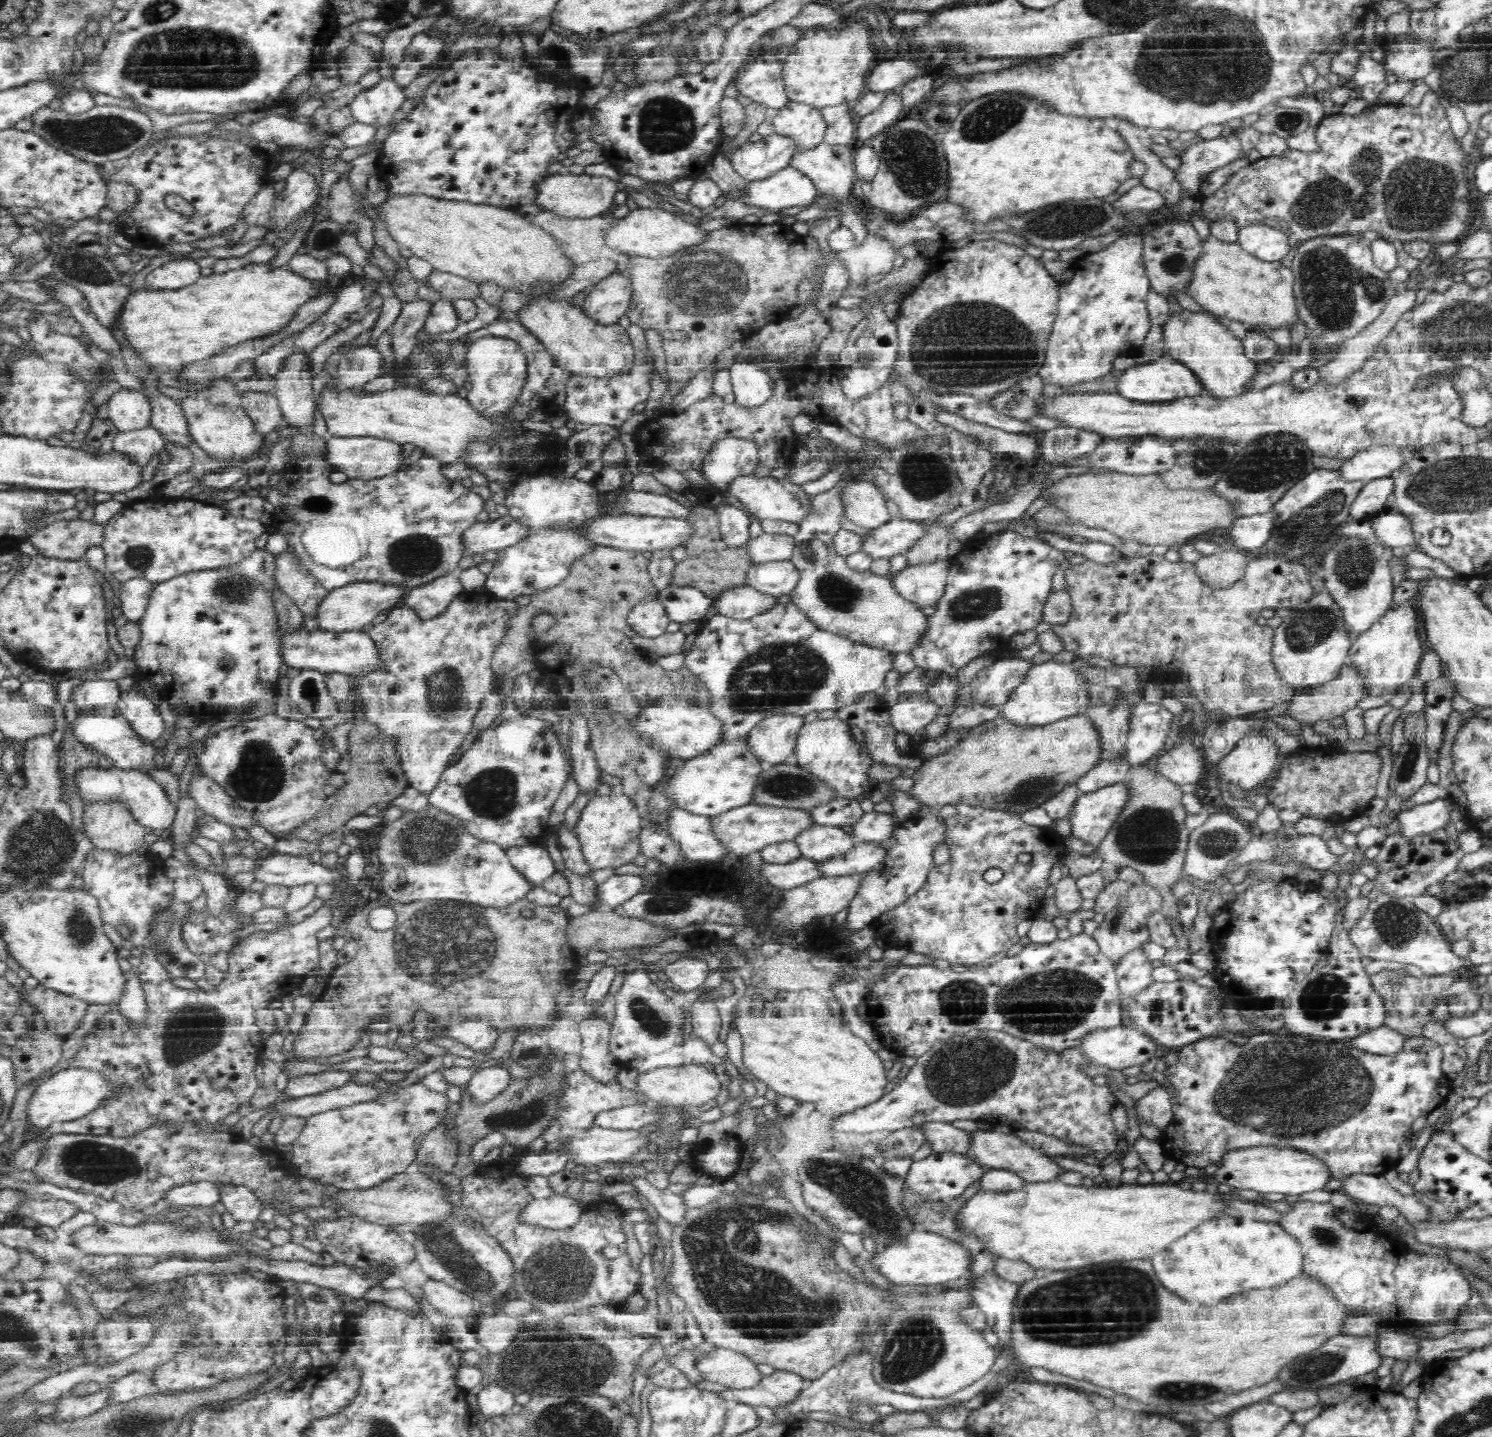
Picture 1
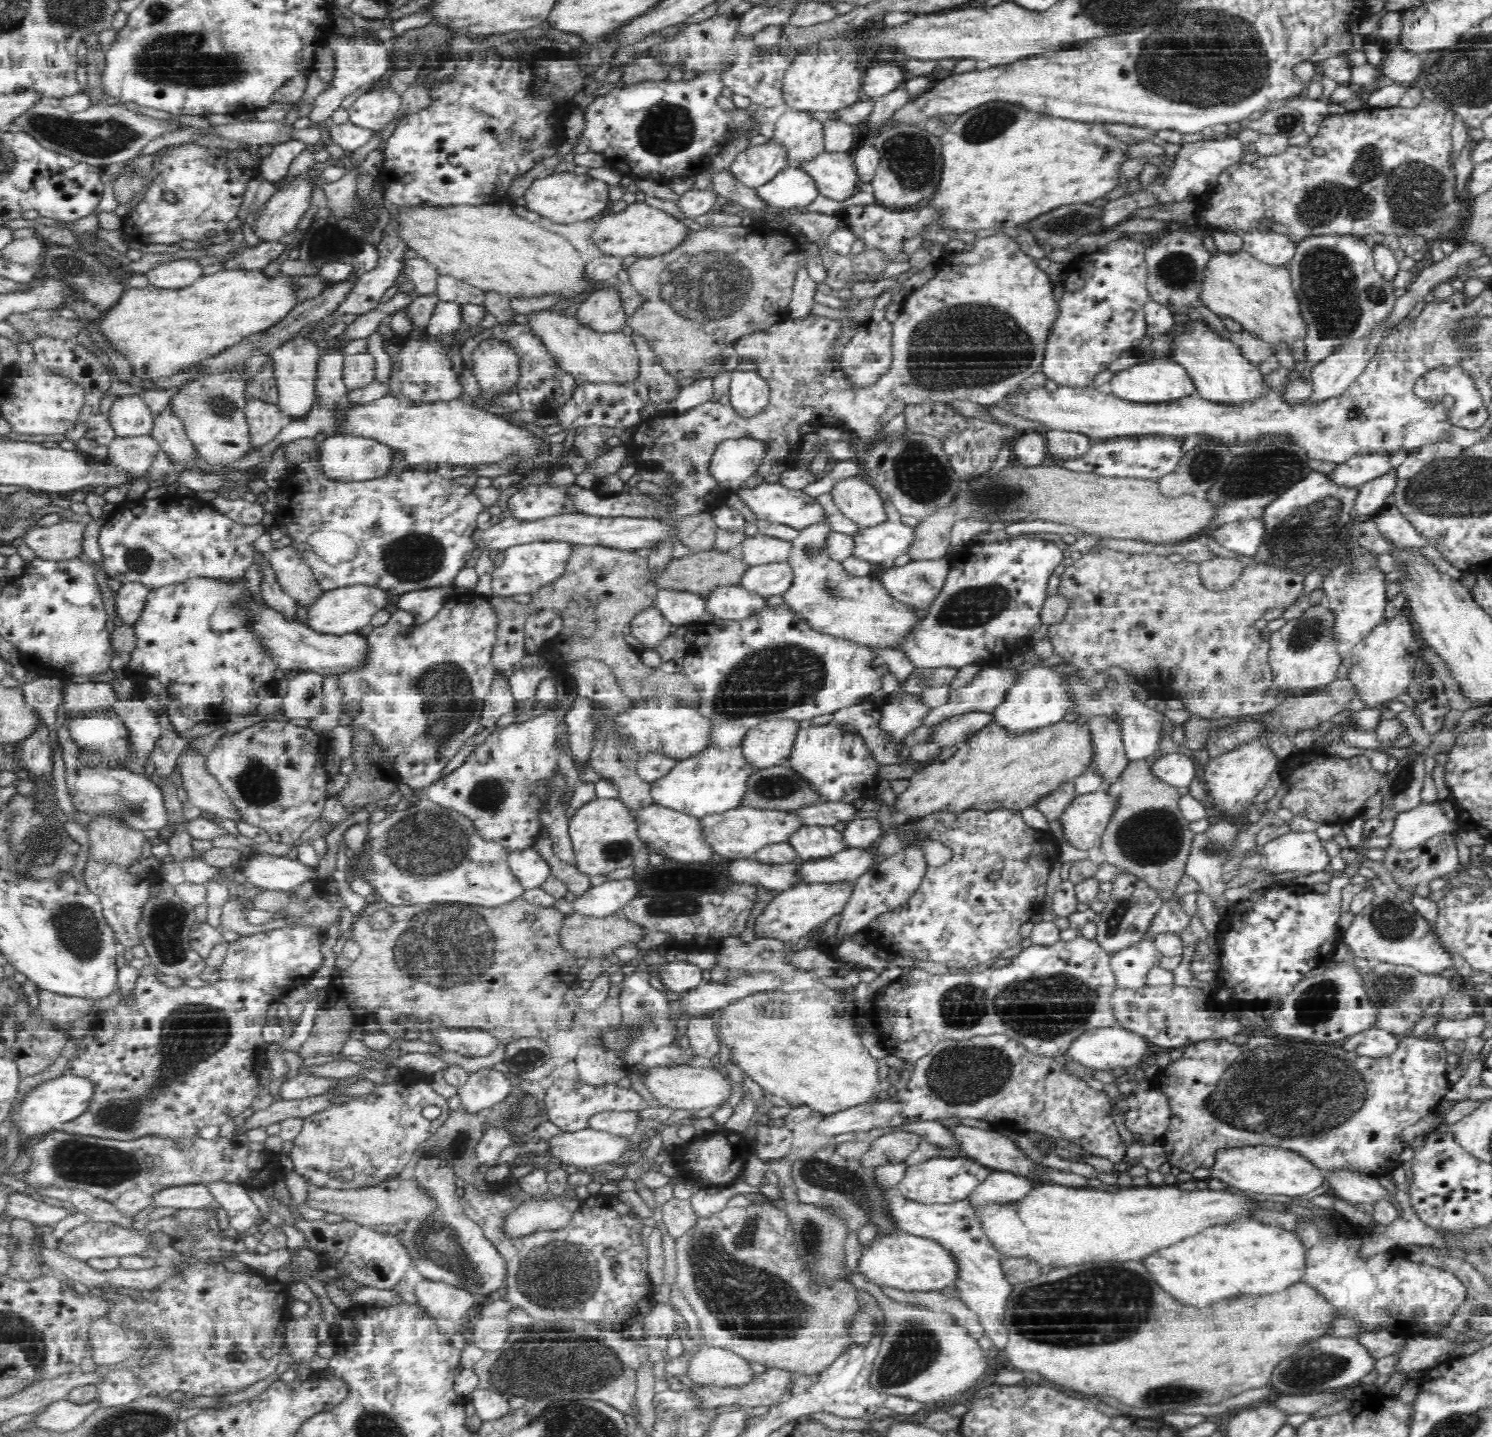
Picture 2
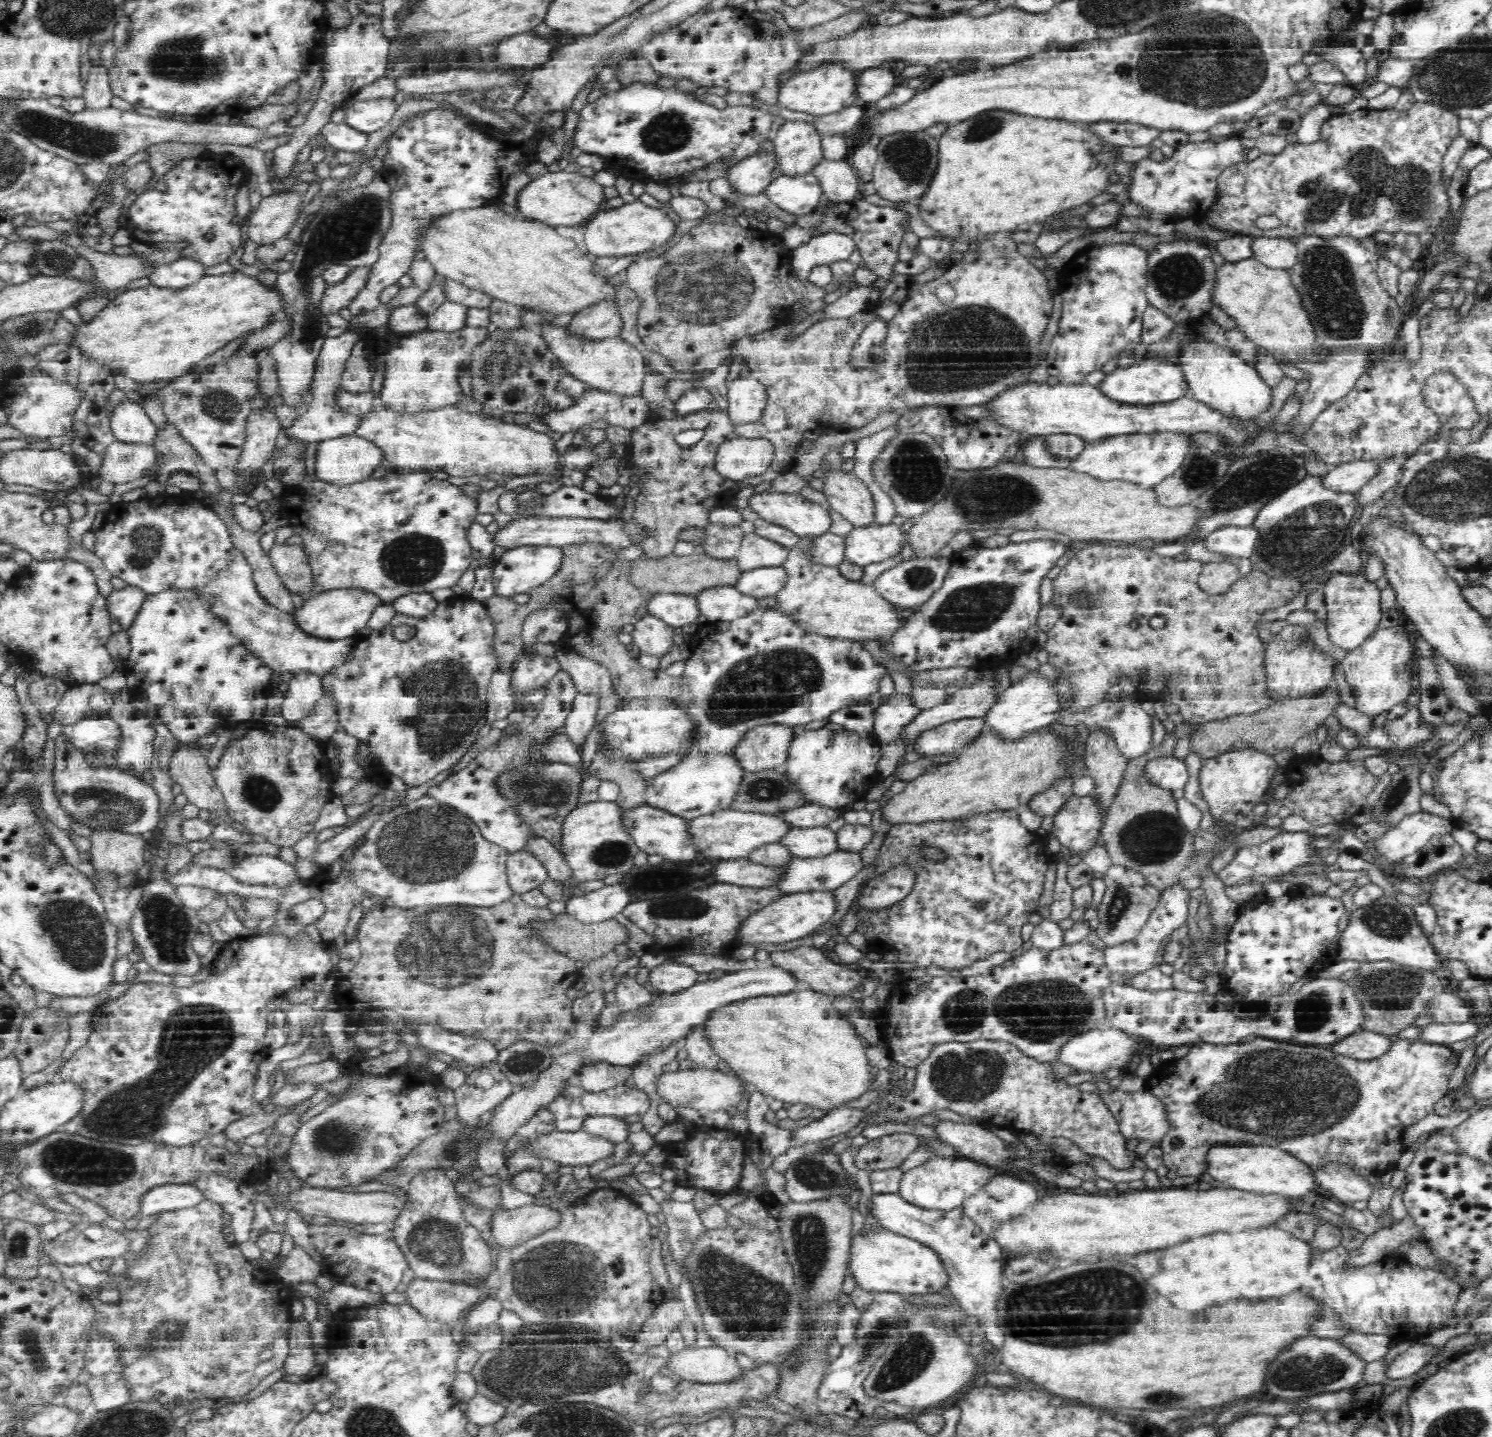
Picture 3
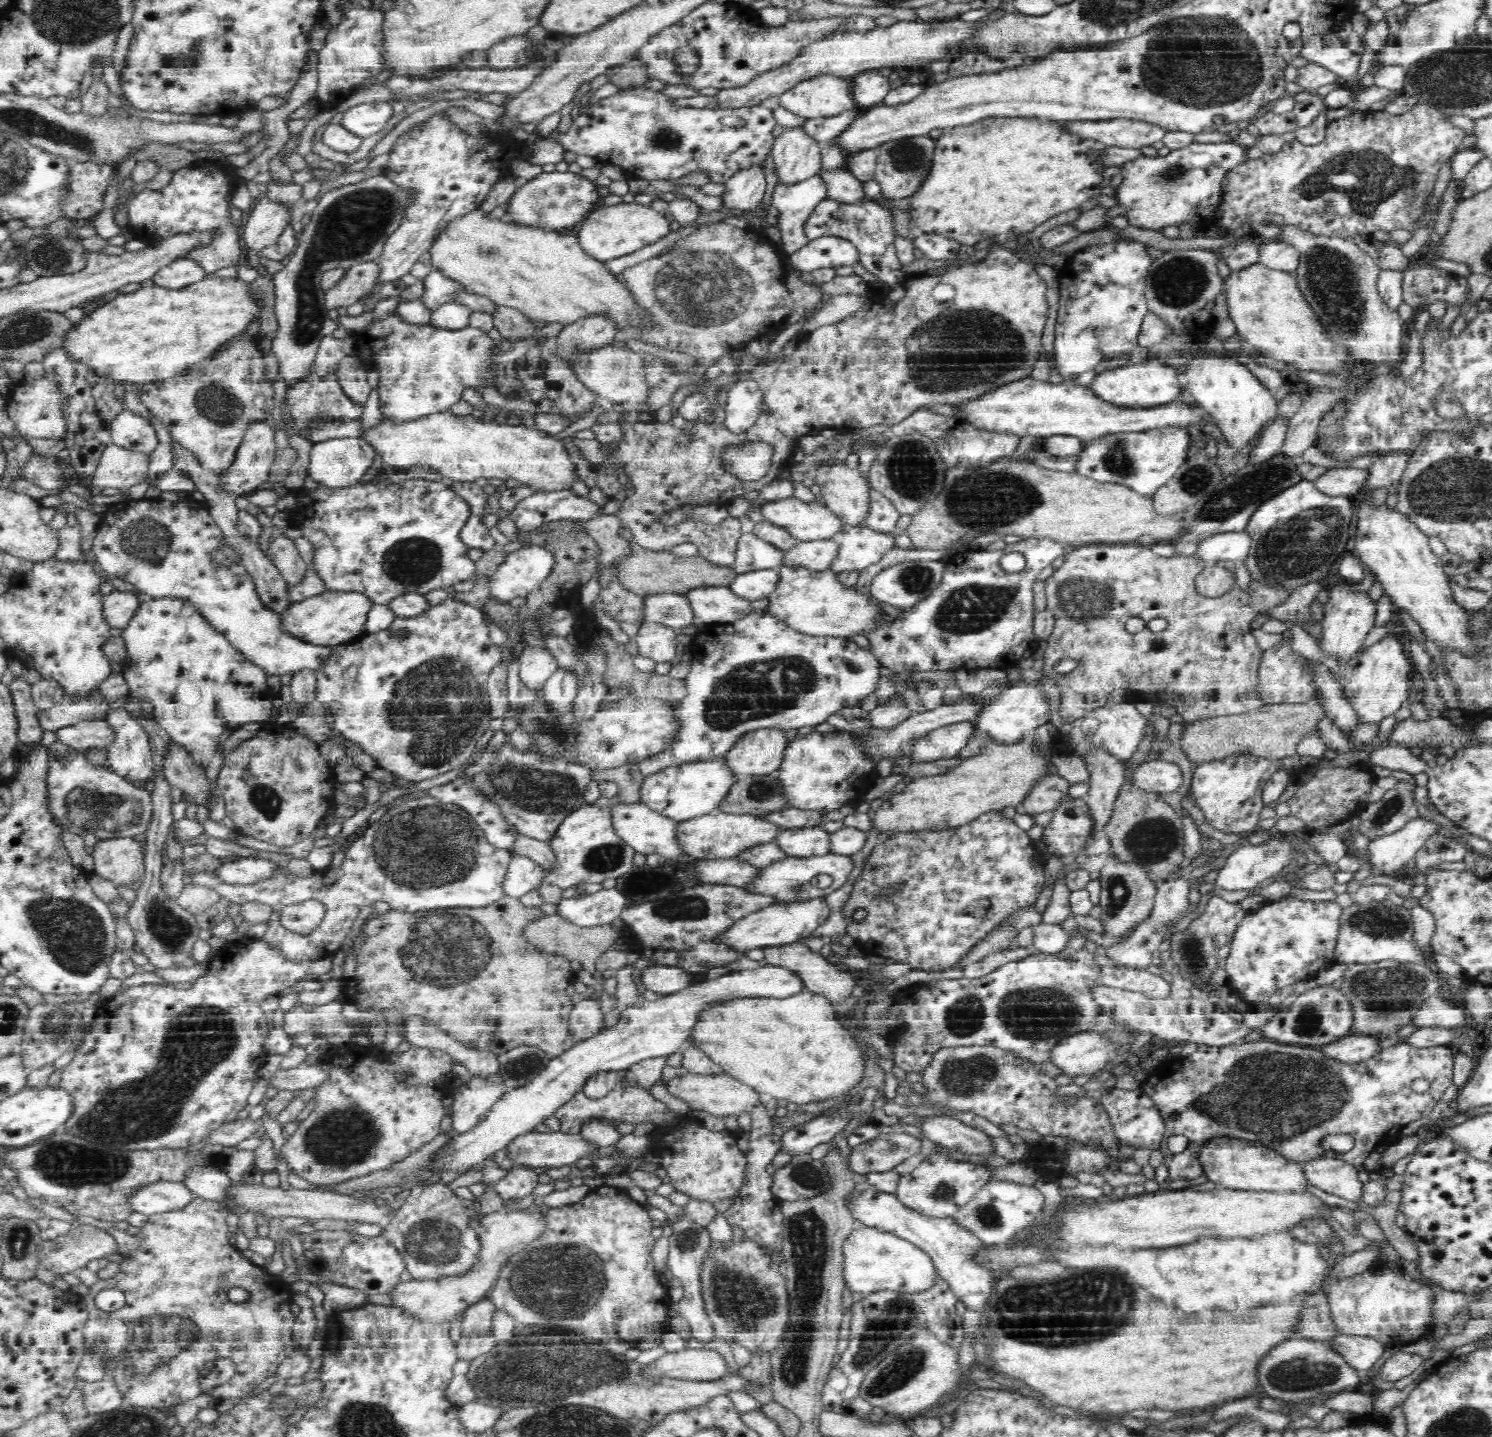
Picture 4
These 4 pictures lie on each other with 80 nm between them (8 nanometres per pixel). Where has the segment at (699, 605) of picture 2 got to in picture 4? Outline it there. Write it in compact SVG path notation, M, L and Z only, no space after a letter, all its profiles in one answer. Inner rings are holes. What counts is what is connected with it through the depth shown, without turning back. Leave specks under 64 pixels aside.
M658 593L645 598L645 620L658 621L679 631L694 622L692 600L682 593Z

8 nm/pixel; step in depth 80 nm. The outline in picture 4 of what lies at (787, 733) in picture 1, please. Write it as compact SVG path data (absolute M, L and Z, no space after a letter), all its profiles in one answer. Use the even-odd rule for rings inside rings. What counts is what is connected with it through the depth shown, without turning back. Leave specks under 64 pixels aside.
M758 728L740 738L727 754L734 773L764 775L778 773L789 748L786 729Z

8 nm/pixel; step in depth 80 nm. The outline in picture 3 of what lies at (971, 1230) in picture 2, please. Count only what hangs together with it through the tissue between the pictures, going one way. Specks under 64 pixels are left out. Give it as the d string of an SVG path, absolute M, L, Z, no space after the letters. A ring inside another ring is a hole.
M899 1192L874 1195L871 1202L874 1217L883 1227L897 1234L908 1236L930 1245L945 1261L950 1272L948 1286L960 1310L978 1318L979 1329L986 1340L1001 1350L1006 1335L998 1324L998 1307L1006 1284L1002 1280L1006 1255L990 1235L986 1235L978 1223L966 1215L963 1206L952 1209L922 1208L902 1198Z

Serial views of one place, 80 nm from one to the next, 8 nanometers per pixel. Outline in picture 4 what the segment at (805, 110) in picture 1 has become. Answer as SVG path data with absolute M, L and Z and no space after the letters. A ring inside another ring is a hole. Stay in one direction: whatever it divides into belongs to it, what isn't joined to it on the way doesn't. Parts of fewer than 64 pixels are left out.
M802 126L785 128L774 138L771 148L779 180L794 182L814 176L822 167L821 143Z

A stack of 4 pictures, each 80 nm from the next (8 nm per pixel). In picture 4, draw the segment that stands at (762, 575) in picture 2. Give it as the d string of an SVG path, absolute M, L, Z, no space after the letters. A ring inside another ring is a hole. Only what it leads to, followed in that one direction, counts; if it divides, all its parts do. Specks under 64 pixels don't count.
M762 568L752 572L737 574L729 587L738 596L749 597L750 600L767 598L777 590L781 582L781 572L778 568Z

